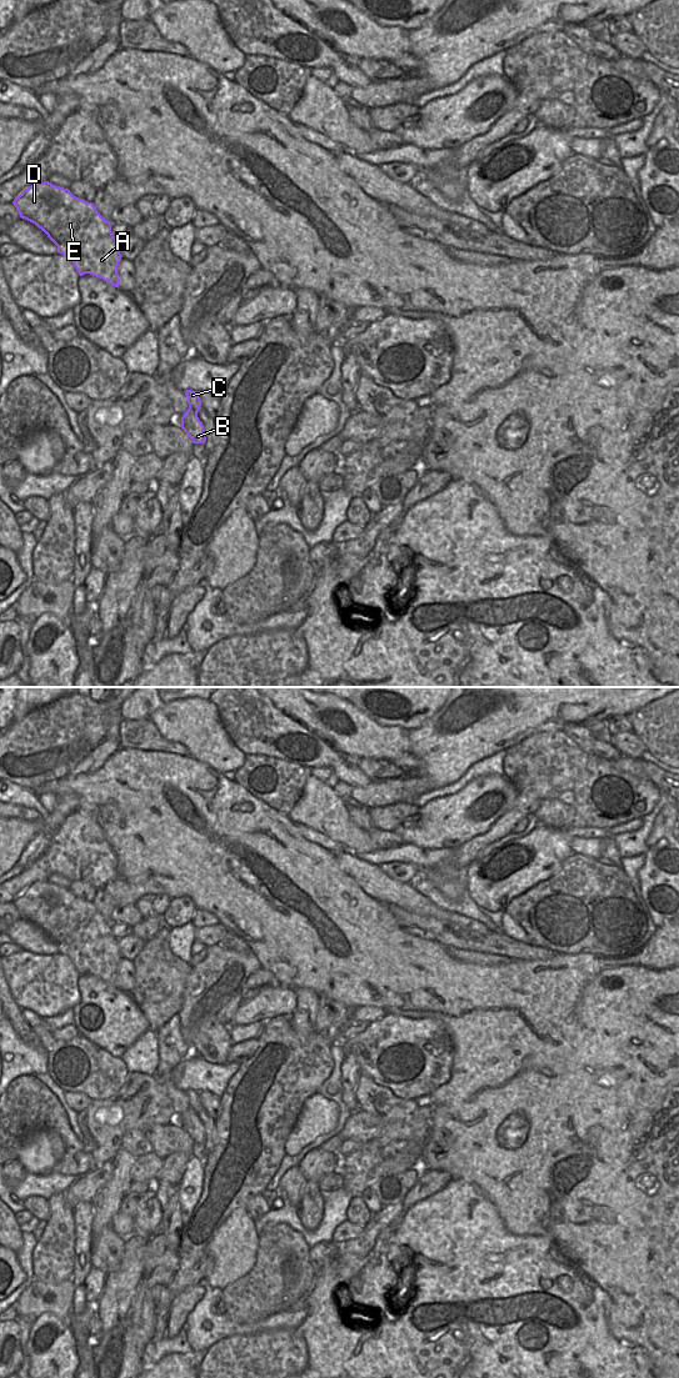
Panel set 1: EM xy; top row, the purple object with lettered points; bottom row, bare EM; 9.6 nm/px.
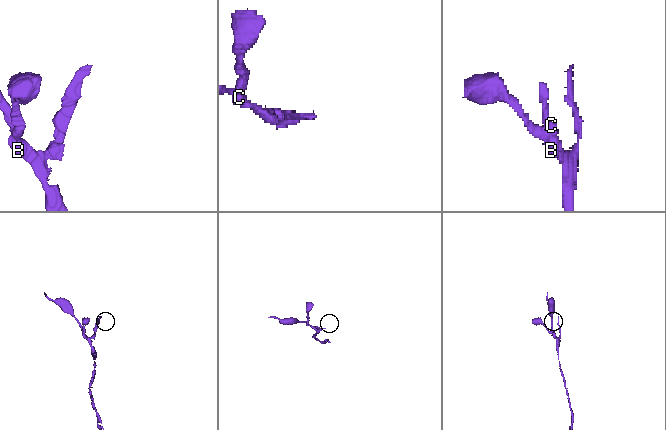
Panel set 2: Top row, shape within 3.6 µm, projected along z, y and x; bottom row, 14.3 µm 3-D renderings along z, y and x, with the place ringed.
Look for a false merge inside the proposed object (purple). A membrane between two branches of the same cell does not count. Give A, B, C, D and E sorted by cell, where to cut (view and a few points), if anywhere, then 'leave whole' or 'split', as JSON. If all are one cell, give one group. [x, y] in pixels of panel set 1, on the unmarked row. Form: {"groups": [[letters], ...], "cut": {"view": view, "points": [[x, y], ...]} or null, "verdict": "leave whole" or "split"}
{"groups": [["A", "C", "D", "E"], ["B"]], "cut": {"view": "xy", "points": [[189, 1106], [196, 1113]]}, "verdict": "split"}

